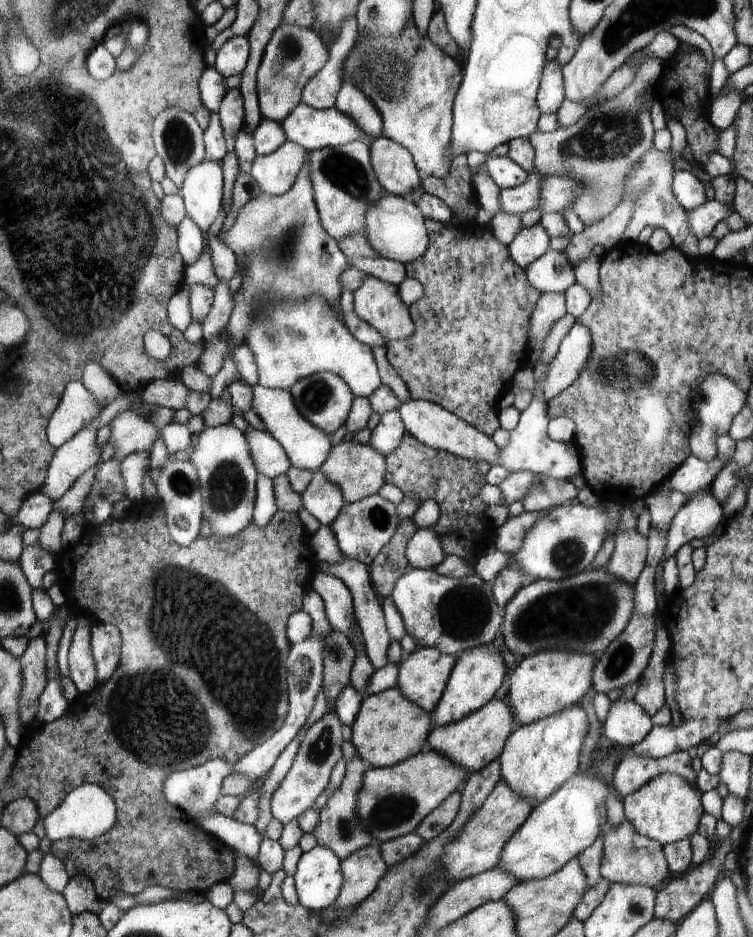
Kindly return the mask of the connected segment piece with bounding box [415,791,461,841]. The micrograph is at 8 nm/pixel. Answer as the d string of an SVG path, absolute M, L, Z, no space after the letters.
M461 793L454 794L445 798L415 830L425 841L431 841L441 832L444 832L448 826L454 822L461 805Z

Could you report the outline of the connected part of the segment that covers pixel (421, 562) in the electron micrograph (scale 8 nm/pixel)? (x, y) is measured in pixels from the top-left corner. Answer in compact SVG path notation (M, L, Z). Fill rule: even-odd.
M418 526L408 541L405 555L409 566L415 569L432 569L446 556L433 527L420 529Z

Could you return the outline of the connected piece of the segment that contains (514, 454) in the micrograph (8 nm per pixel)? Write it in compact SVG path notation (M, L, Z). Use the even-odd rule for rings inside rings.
M546 364L533 365L535 377L535 389L530 404L520 413L518 426L509 432L508 444L501 448L499 464L510 473L514 471L530 471L531 473L546 475L556 480L567 480L581 474L581 459L573 443L571 445L556 442L548 436L547 426L549 424L548 406L546 401L535 397L537 384L544 376L547 369Z

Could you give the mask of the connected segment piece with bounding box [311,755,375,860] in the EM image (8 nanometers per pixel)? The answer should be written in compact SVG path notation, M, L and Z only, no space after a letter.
M358 755L350 760L344 760L344 757L340 757L340 760L336 762L331 770L331 777L327 787L315 800L314 806L320 810L318 822L311 833L318 845L333 850L341 860L356 853L363 846L375 844L369 832L362 828L360 819L357 817L357 792L358 789L362 789L363 775L367 768L368 764Z

